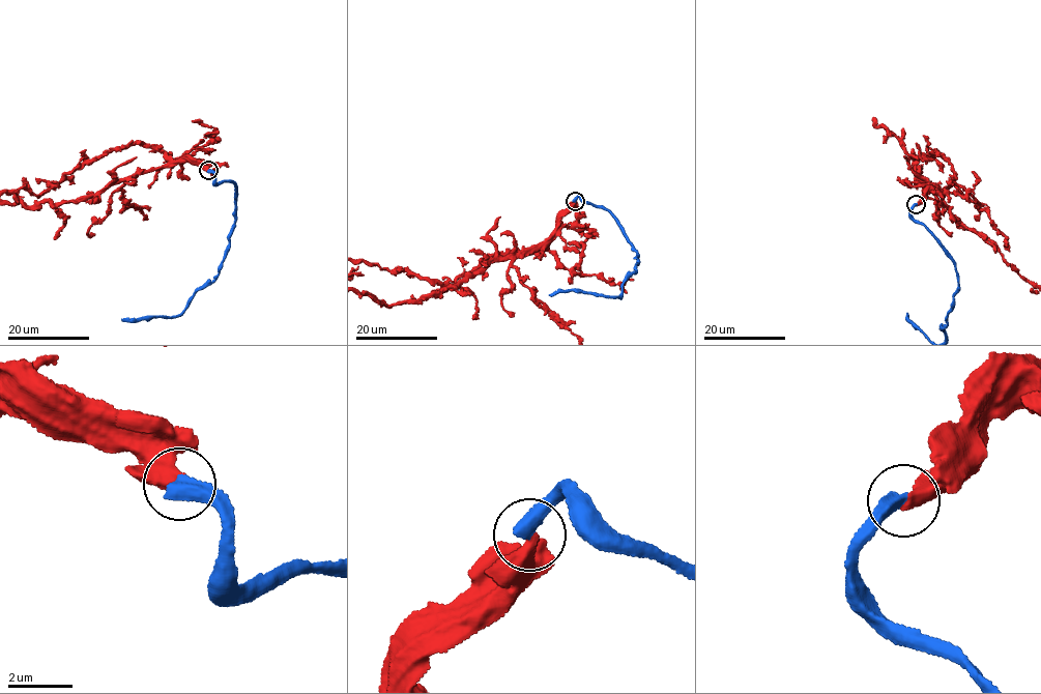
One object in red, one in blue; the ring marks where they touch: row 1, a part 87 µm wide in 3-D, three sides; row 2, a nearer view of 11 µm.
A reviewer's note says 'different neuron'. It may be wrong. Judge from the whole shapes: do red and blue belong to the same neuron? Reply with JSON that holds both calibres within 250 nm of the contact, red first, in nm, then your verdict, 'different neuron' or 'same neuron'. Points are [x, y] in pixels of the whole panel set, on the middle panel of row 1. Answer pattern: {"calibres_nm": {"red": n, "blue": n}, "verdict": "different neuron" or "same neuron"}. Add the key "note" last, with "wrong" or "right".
{"calibres_nm": {"red": 500, "blue": 550}, "verdict": "different neuron", "note": "right"}

